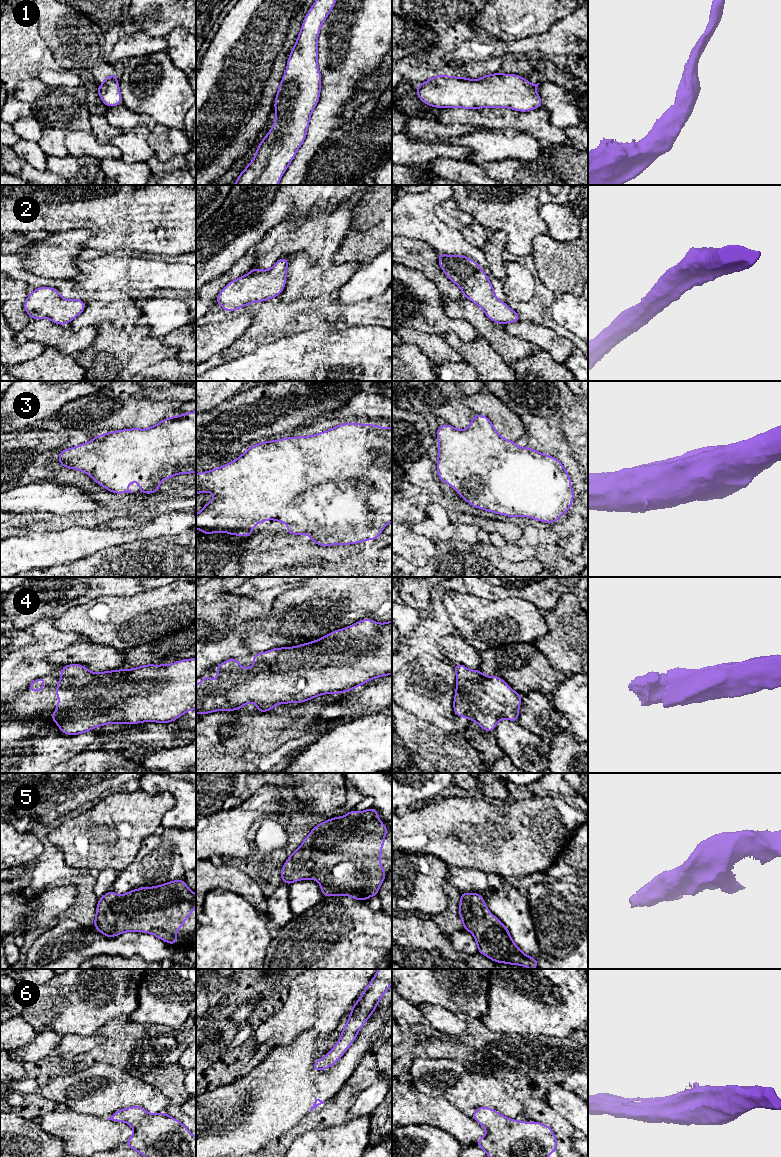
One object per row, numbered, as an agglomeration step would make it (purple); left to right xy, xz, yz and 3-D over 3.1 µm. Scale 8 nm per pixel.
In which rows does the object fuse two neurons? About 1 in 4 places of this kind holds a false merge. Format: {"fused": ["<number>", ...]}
{"fused": []}

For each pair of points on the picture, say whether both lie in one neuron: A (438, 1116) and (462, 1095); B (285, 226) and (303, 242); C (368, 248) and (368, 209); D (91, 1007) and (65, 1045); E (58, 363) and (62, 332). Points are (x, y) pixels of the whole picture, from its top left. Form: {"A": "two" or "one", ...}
{"A": "two", "B": "one", "C": "one", "D": "two", "E": "two"}

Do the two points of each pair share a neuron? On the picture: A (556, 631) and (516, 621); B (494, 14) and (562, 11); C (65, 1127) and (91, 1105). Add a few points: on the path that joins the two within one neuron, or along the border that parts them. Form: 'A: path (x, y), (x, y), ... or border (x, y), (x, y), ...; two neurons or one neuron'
A: border (541, 610), (547, 626), (547, 632), (532, 642); two neurons
B: path (511, 12), (545, 11); one neuron
C: border (68, 1108), (79, 1113), (92, 1114), (104, 1118); two neurons

